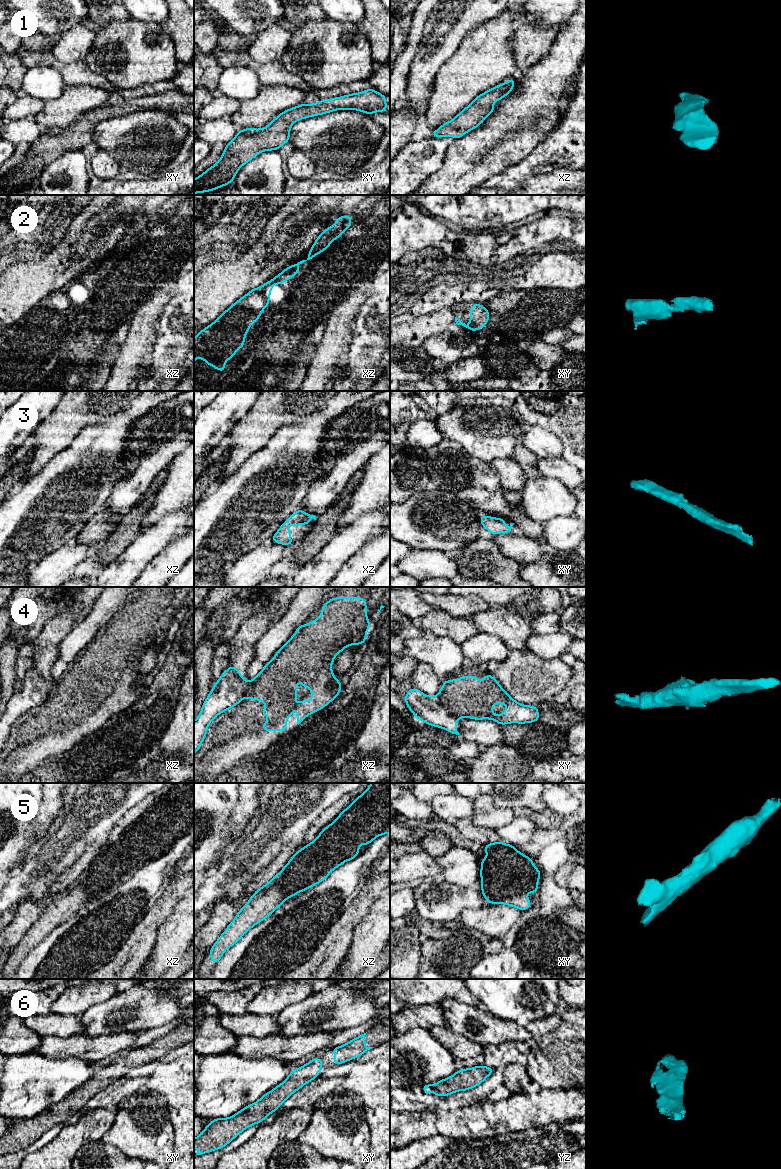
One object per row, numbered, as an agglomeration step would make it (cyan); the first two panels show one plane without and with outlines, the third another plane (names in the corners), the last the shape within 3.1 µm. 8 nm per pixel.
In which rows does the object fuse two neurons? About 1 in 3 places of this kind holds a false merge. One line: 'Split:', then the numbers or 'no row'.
Split: 4

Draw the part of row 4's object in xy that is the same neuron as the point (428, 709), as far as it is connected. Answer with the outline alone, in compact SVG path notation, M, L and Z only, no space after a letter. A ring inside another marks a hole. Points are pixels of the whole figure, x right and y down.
M411 688L407 691L404 701L415 718L428 725L459 735L458 718L447 711L437 696L428 696L417 688Z

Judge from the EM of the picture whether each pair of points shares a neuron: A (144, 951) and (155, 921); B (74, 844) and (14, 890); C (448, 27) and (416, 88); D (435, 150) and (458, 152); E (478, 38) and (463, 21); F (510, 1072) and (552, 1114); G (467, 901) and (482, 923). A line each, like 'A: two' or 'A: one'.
A: one
B: one
C: one
D: two
E: two
F: two
G: two

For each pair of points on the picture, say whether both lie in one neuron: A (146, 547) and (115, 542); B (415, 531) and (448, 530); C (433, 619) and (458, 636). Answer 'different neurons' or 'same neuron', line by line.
A: different neurons
B: same neuron
C: same neuron

